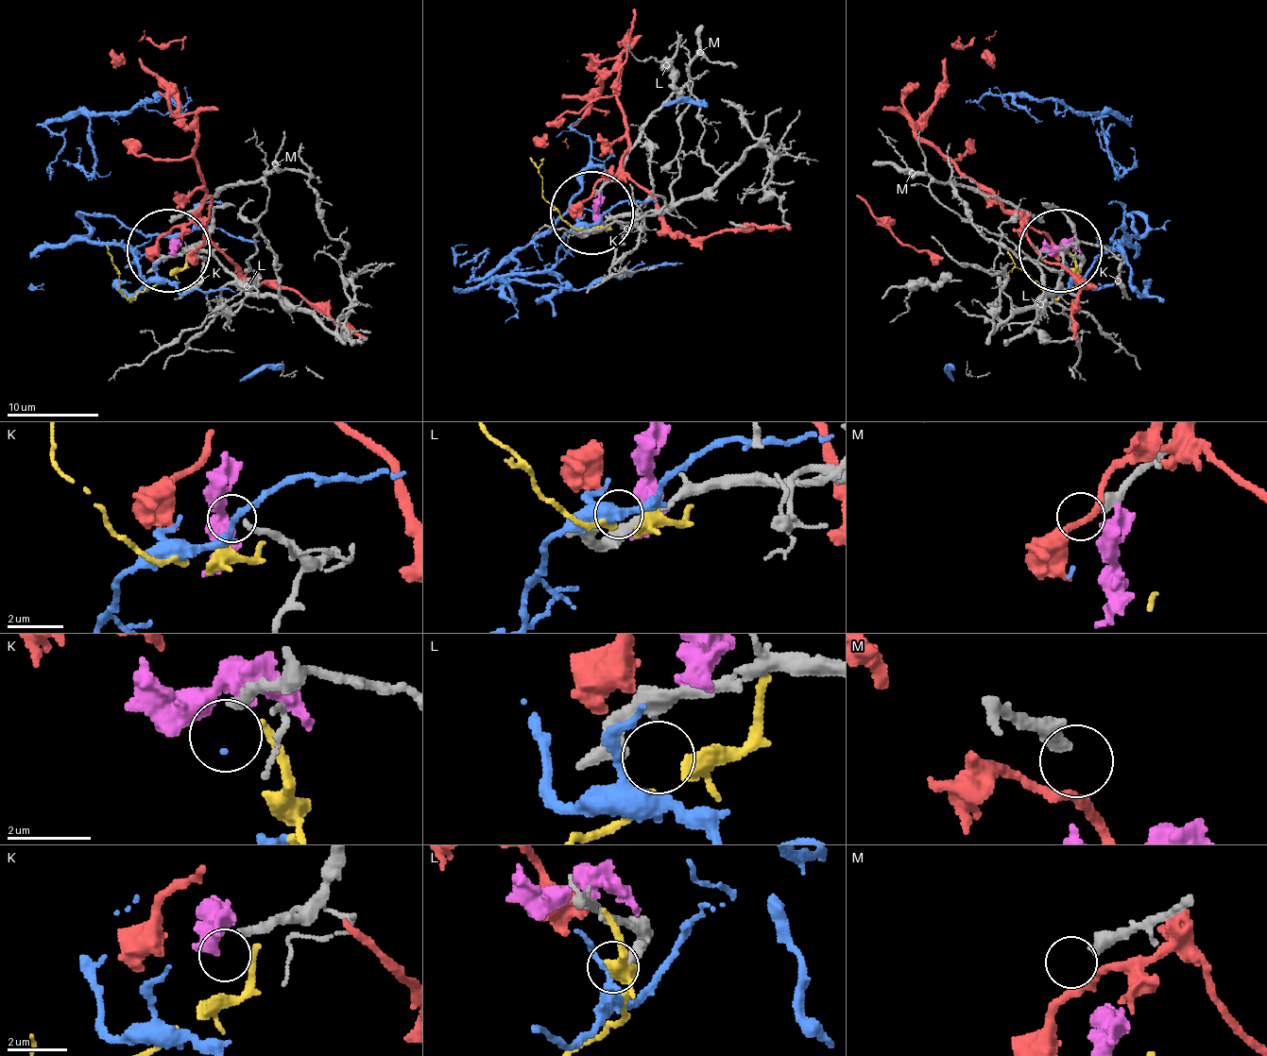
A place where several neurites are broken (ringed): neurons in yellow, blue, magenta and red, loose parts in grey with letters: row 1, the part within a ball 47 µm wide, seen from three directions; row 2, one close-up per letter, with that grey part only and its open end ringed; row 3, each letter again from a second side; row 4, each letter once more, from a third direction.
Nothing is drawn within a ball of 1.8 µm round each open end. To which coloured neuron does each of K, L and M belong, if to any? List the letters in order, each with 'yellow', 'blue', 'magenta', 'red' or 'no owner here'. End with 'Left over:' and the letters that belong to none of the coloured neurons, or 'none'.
K: no owner here
L: no owner here
M: no owner here
Left over: K, L, M

